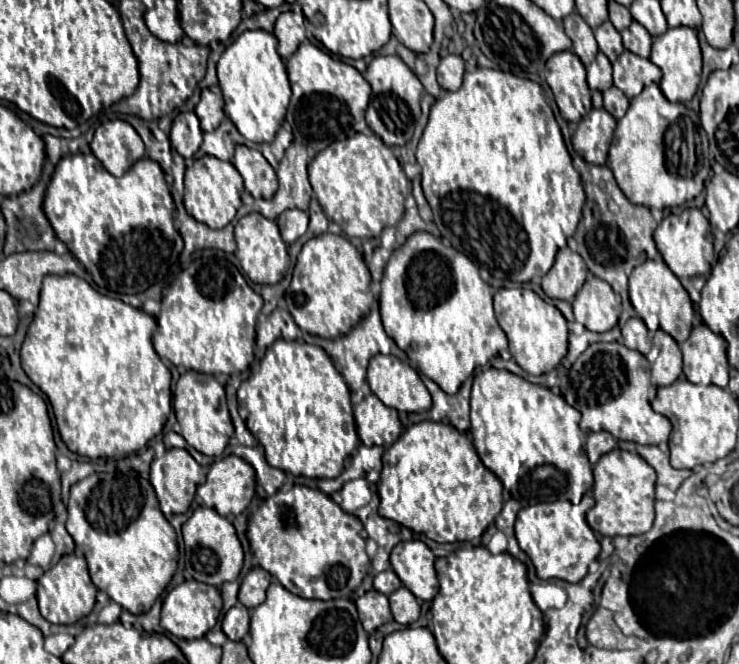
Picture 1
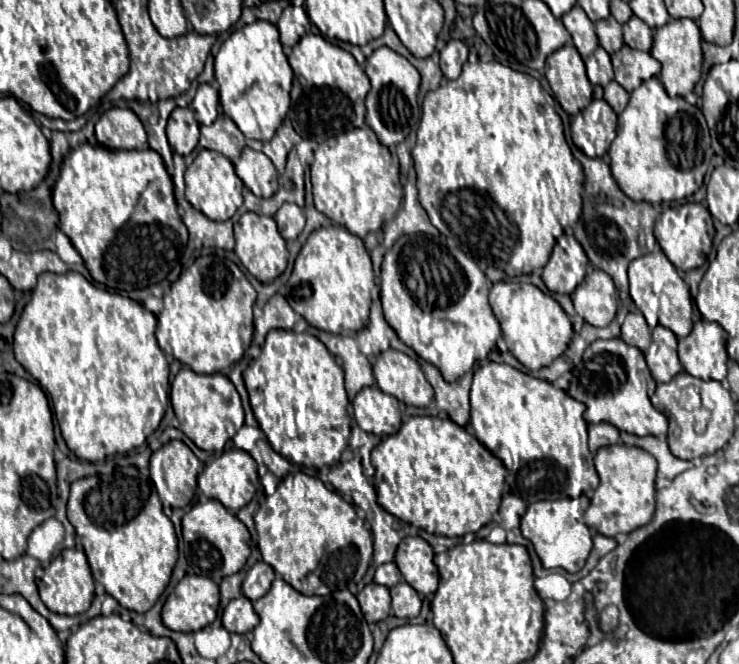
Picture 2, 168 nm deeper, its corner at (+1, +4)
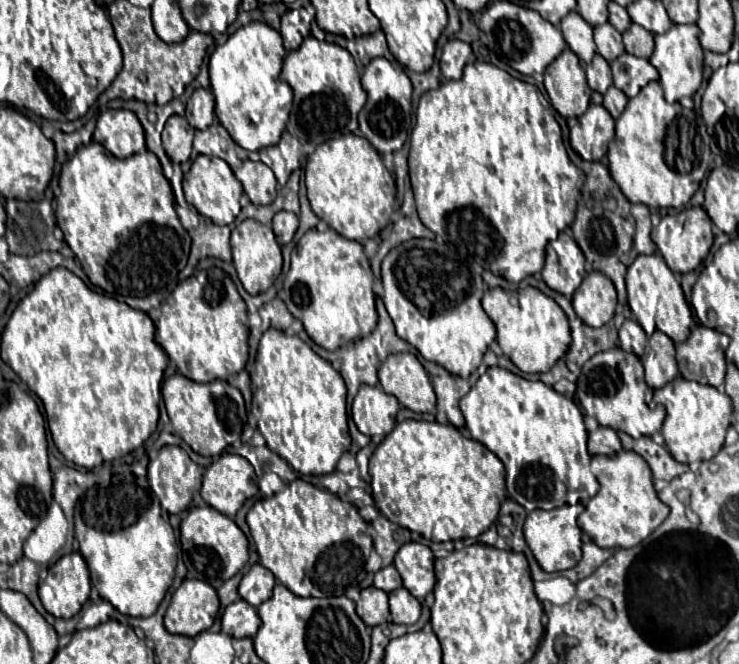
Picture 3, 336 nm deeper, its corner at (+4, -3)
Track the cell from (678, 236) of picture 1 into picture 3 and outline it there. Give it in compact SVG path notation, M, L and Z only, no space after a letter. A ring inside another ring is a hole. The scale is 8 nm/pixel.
M701 207L685 208L677 215L665 215L661 223L651 231L651 239L655 241L659 253L667 261L673 273L689 273L701 267L703 259L707 257L713 245L713 223L709 215Z

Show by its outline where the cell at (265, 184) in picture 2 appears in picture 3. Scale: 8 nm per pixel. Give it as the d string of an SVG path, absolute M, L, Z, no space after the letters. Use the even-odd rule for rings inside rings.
M245 161L237 171L235 177L241 181L247 197L255 205L271 205L277 195L277 179L267 165L261 161Z

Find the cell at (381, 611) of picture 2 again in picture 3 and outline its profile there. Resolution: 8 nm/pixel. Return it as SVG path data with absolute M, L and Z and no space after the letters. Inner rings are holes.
M367 587L361 591L361 599L357 601L357 615L365 621L365 625L375 627L389 621L389 603L387 593L377 587Z

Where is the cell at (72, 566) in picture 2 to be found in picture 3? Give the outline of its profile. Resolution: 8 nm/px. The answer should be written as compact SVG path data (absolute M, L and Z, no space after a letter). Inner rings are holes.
M73 551L49 567L49 575L39 587L39 599L53 617L71 619L89 599L89 591L87 563L79 551Z

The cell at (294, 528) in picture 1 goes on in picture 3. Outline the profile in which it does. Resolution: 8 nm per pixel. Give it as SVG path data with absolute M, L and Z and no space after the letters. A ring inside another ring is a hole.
M303 479L291 481L271 499L257 501L247 513L247 525L251 529L261 565L267 567L279 583L283 583L291 593L299 597L345 595L349 587L359 587L365 577L365 561L373 547L373 541L367 535L367 523L361 519L355 505L339 499L329 491L321 491Z

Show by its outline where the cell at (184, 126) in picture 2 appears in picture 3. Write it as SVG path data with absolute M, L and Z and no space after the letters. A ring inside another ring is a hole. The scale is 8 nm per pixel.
M171 115L163 129L163 147L173 163L183 163L191 155L195 129L181 115Z

